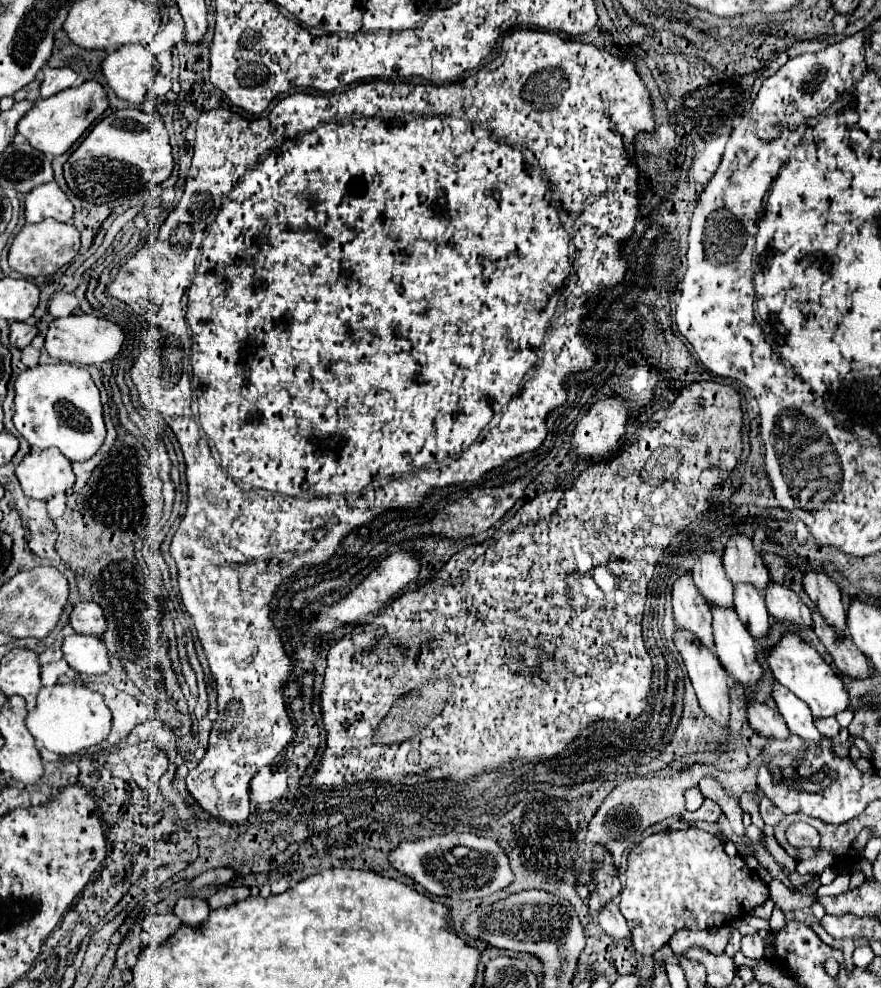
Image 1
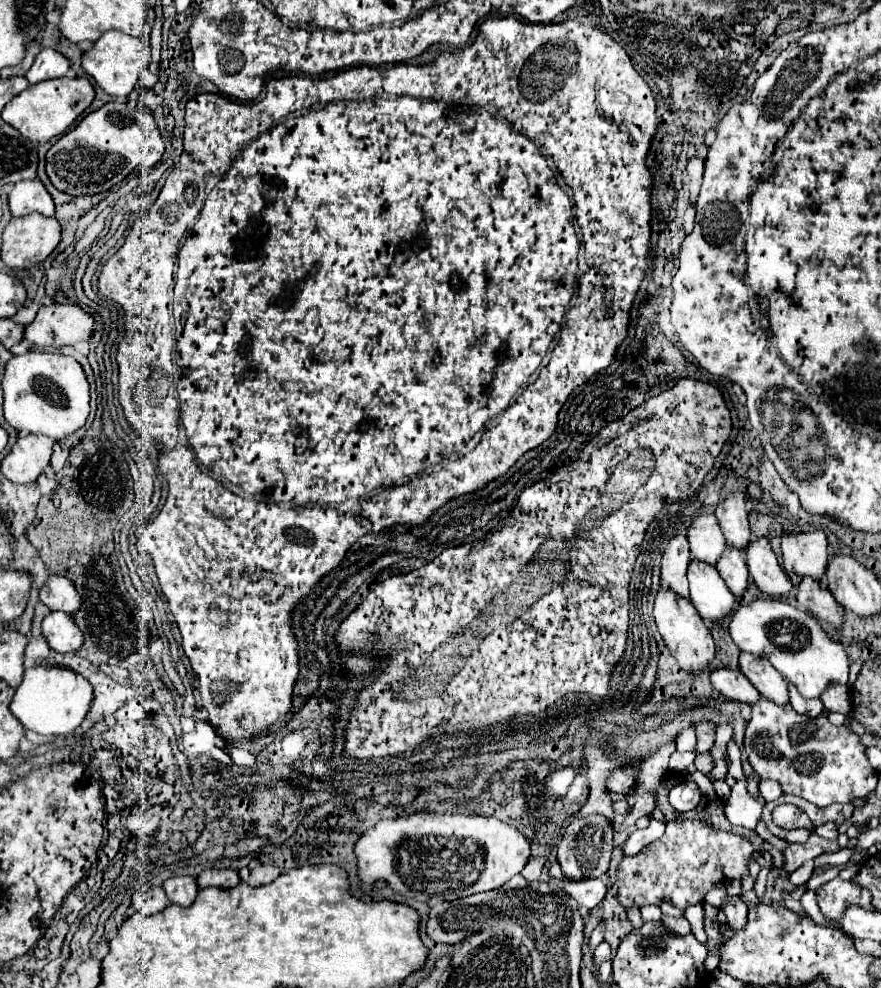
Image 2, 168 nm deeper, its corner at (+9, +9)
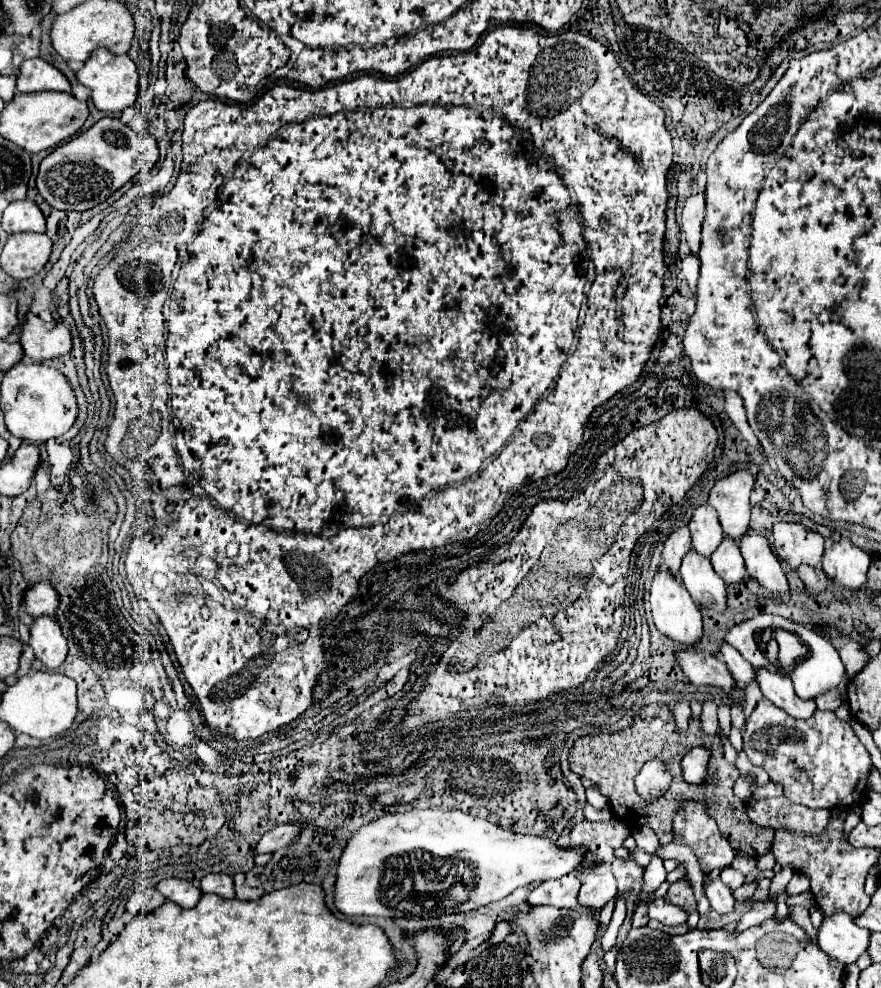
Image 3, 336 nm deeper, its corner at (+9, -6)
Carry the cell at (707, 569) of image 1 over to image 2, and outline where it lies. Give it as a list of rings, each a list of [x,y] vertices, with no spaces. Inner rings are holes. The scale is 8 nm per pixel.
[[[702,513],[692,519],[692,525],[688,527],[688,541],[692,555],[700,561],[708,561],[710,565],[716,565],[720,553],[726,549],[724,535],[714,513]]]

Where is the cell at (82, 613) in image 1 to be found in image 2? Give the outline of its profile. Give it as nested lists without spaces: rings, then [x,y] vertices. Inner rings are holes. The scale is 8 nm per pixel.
[[[50,575],[46,585],[40,589],[40,601],[52,611],[66,611],[72,615],[80,605],[80,595],[70,579],[62,575]]]

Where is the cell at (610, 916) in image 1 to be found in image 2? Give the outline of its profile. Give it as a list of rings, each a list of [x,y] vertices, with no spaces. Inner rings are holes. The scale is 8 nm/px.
[[[562,875],[560,879],[556,879],[556,885],[562,887],[570,897],[574,897],[584,907],[596,907],[606,895],[606,885],[602,879],[574,881],[574,879]]]

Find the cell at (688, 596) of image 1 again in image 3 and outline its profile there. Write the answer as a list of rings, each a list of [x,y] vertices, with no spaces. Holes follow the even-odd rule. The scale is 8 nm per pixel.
[[[676,528],[668,540],[664,542],[664,550],[662,550],[662,564],[668,568],[668,572],[672,572],[672,576],[680,574],[680,564],[682,558],[690,552],[690,530],[684,528]]]

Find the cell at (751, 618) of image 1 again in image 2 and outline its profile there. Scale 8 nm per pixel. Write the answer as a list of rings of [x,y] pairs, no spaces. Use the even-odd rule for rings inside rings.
[[[726,547],[726,551],[720,555],[720,561],[716,563],[722,579],[726,581],[728,589],[740,597],[740,593],[746,591],[748,583],[748,567],[744,561],[744,553],[734,547]]]

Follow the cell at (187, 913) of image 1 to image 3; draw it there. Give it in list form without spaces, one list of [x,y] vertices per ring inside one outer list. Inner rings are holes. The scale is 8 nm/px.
[[[168,878],[162,880],[156,890],[166,896],[166,900],[182,906],[182,908],[194,908],[202,896],[200,888],[196,888],[188,880],[178,880],[178,878]]]

